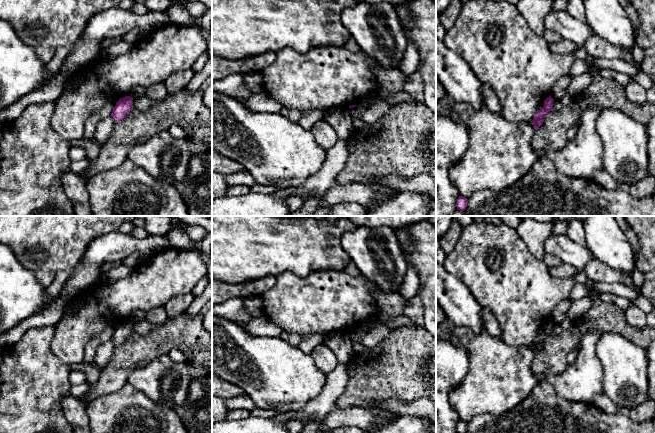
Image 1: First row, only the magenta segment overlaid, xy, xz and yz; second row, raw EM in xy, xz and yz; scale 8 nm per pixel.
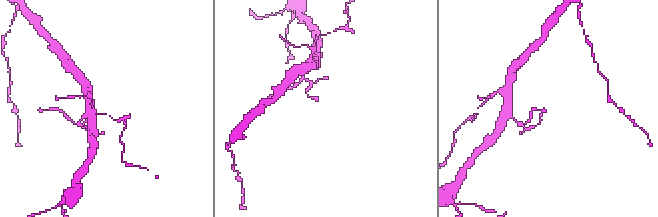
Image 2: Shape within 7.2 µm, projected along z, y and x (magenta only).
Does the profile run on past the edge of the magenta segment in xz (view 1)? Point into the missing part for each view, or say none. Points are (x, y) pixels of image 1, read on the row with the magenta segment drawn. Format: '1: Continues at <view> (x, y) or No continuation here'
1: No continuation here

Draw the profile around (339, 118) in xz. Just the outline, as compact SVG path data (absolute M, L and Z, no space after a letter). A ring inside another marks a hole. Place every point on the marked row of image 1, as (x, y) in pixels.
M349 107L330 108L324 112L323 118L336 131L339 139L345 140L349 140L357 130L352 119Z

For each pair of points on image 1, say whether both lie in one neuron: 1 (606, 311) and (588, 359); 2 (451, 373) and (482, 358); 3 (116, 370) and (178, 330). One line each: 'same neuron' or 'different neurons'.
1: different neurons
2: different neurons
3: same neuron

